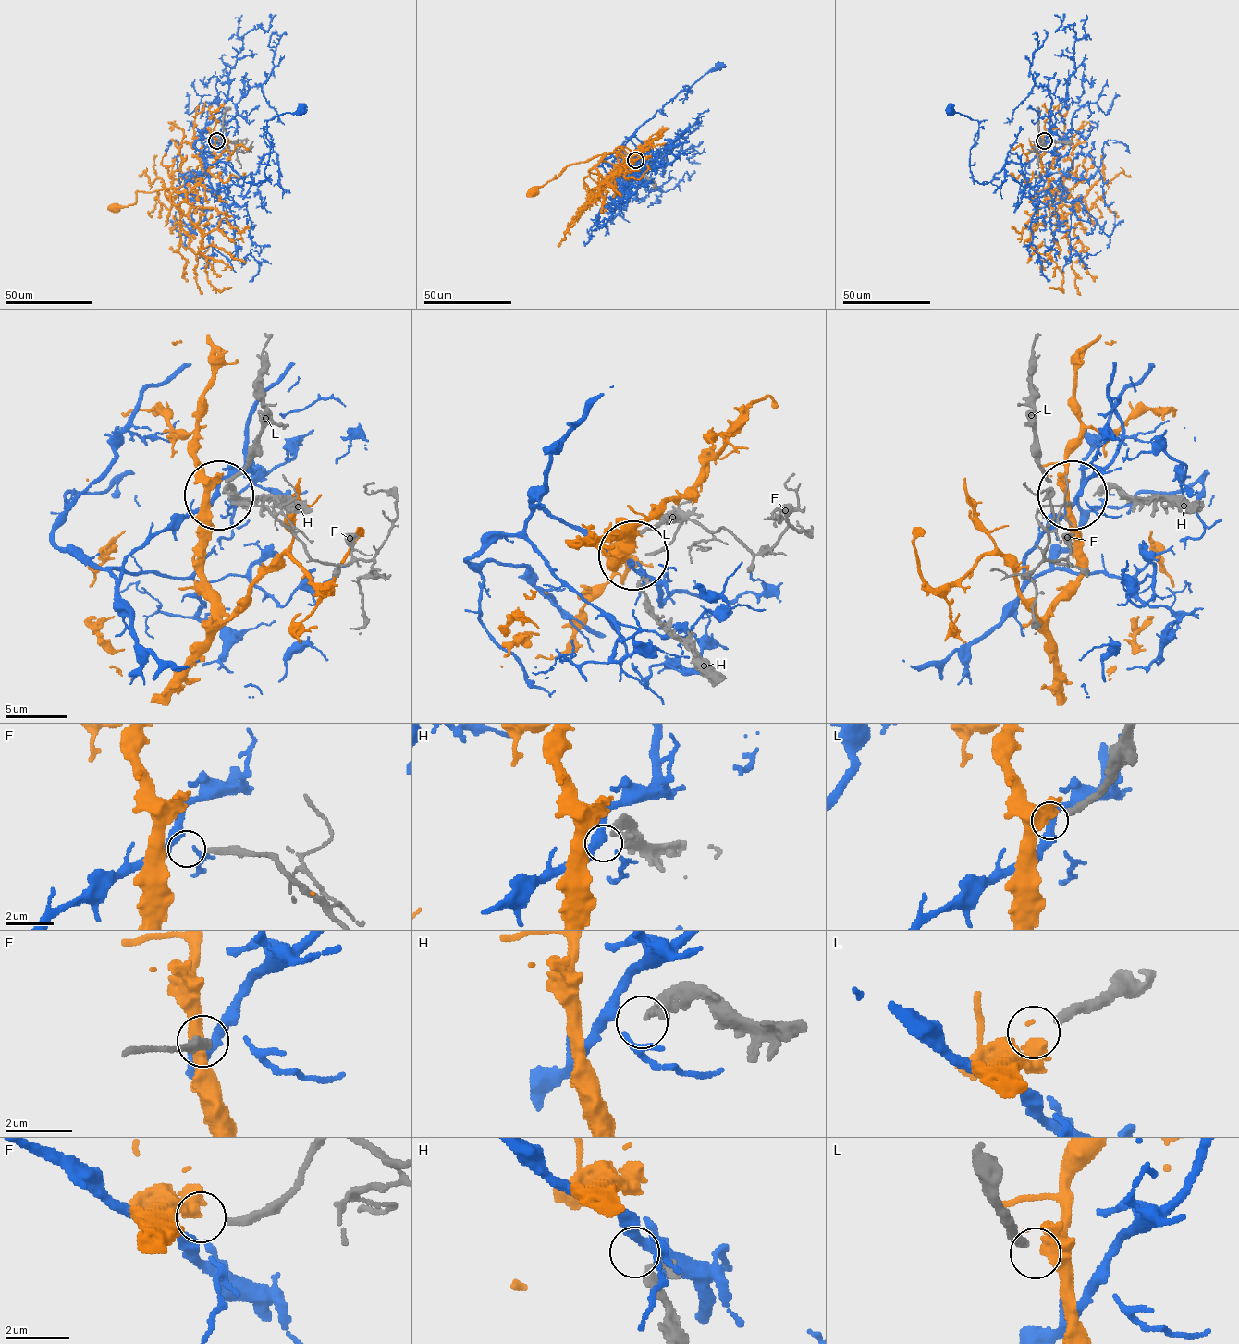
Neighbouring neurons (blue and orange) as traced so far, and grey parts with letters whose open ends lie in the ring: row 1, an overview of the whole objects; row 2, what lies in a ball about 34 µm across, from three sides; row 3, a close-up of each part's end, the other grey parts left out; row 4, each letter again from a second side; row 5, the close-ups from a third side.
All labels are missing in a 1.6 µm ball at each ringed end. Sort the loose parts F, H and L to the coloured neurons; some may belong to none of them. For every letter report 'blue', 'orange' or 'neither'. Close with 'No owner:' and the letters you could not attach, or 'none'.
F: blue
H: neither
L: orange
No owner: H

